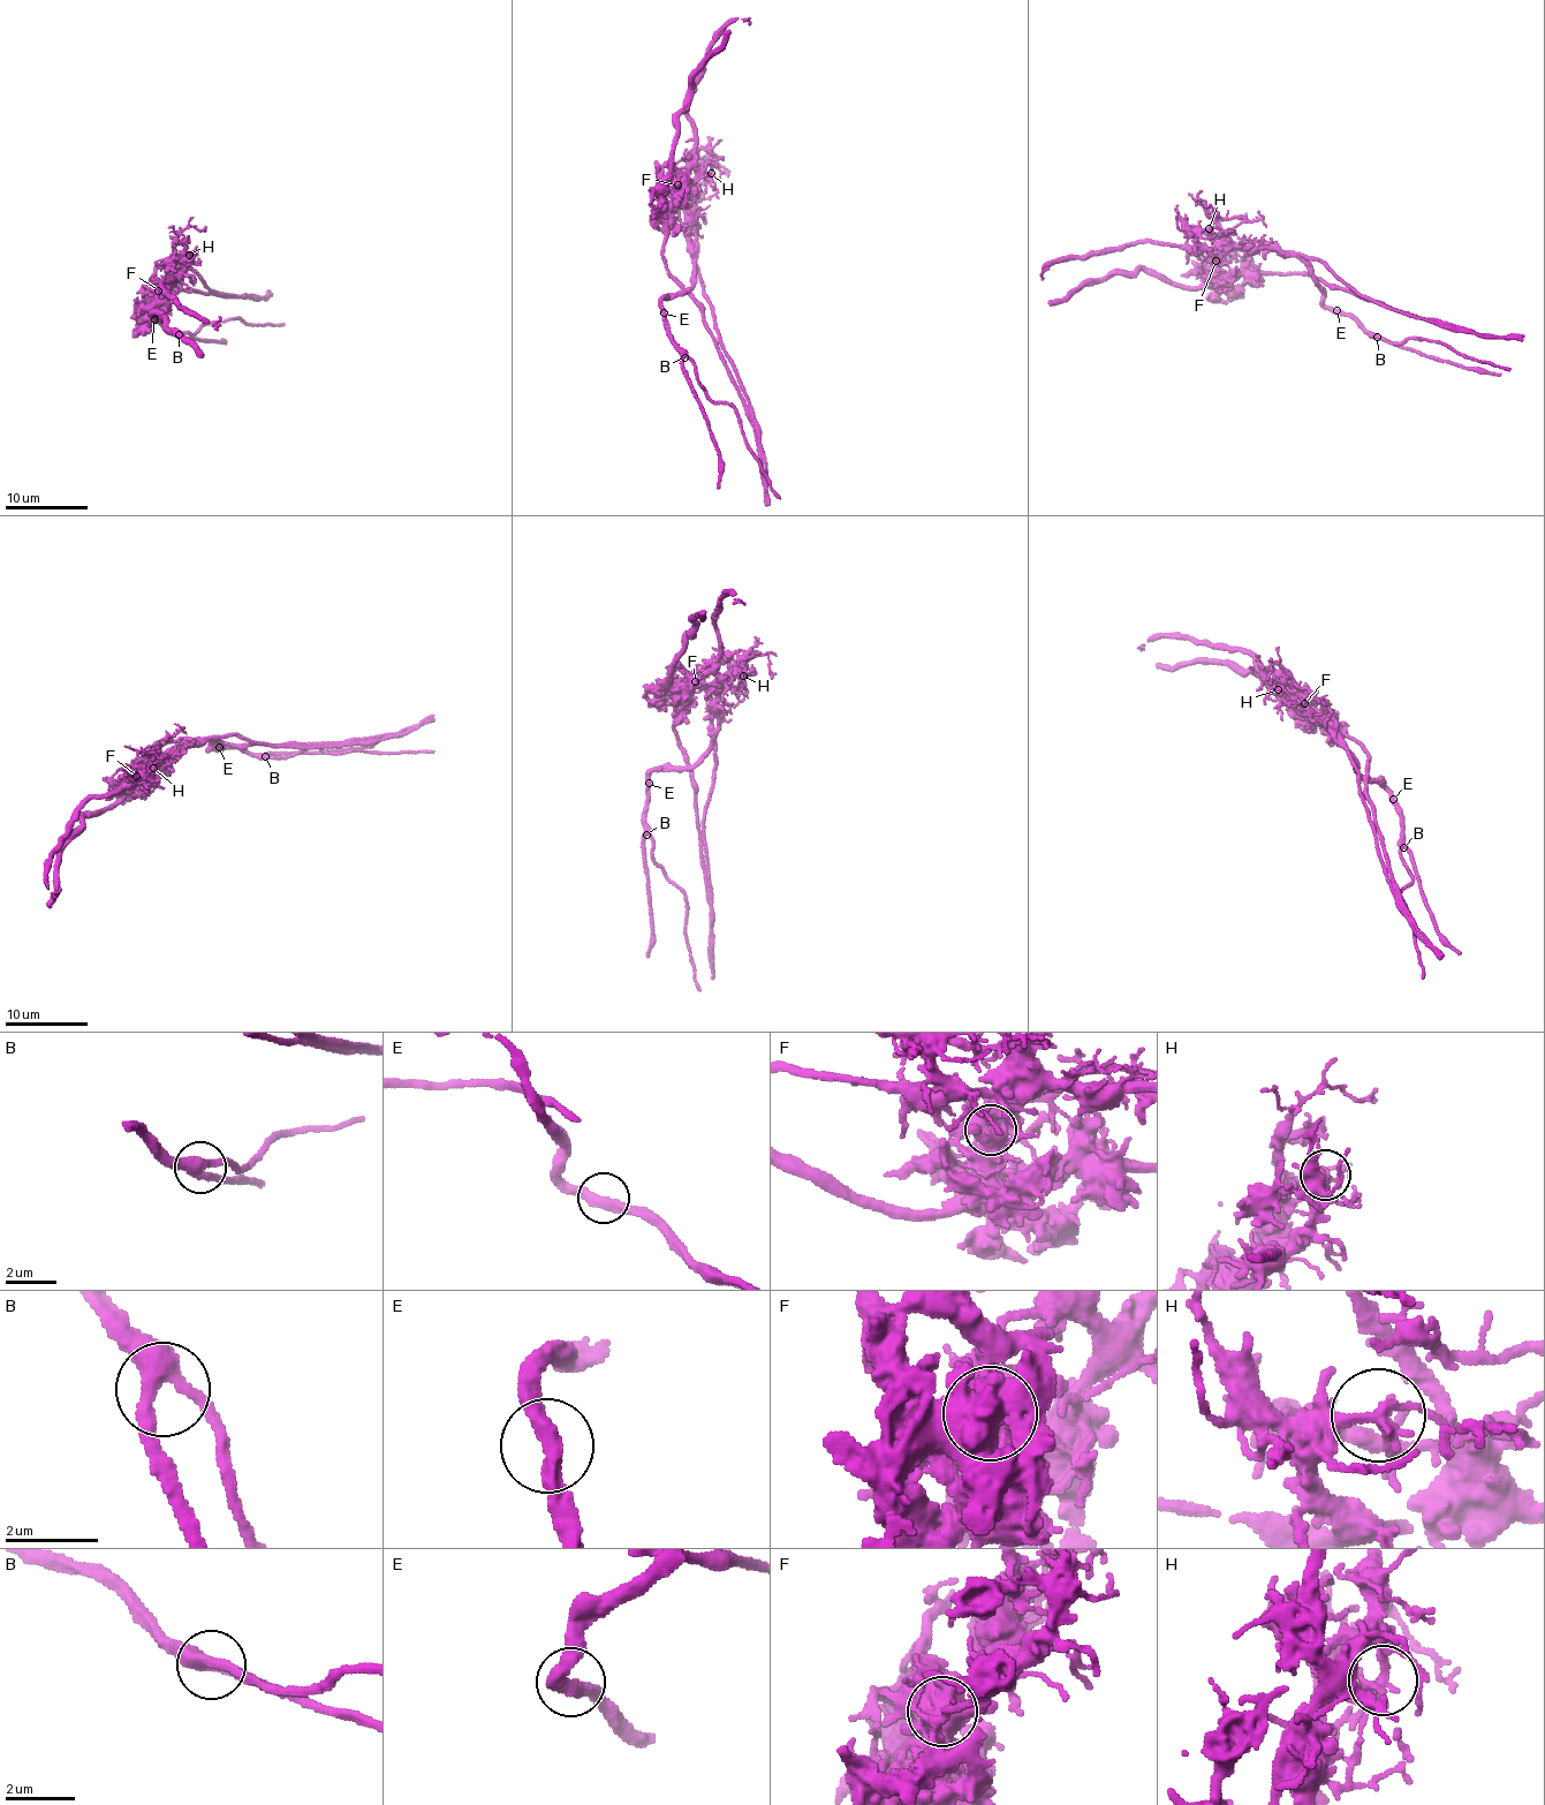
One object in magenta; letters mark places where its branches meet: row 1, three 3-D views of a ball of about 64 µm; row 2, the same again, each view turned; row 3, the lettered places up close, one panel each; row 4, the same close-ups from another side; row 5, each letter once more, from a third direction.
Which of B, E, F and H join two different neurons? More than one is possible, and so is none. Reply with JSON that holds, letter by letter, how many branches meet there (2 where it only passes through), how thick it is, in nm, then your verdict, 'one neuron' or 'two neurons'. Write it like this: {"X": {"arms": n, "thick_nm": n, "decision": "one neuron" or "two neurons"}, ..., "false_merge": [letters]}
{"B": {"arms": 3, "thick_nm": 360, "decision": "one neuron"}, "E": {"arms": 2, "thick_nm": 400, "decision": "one neuron"}, "F": {"arms": 4, "thick_nm": 700, "decision": "two neurons"}, "H": {"arms": 4, "thick_nm": 200, "decision": "two neurons"}, "false_merge": ["F", "H"]}

